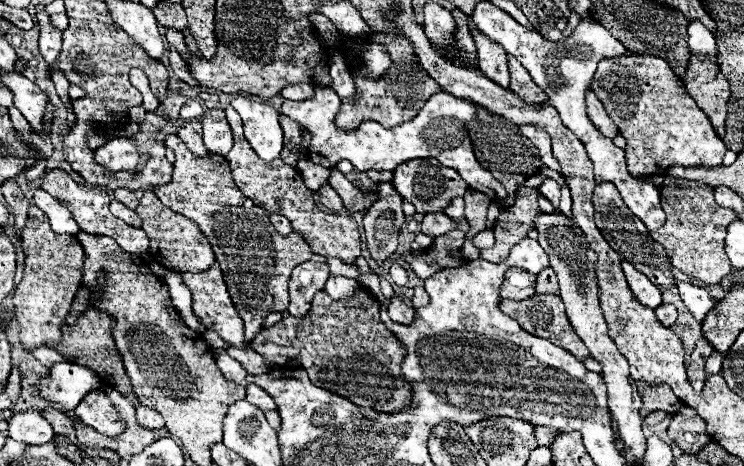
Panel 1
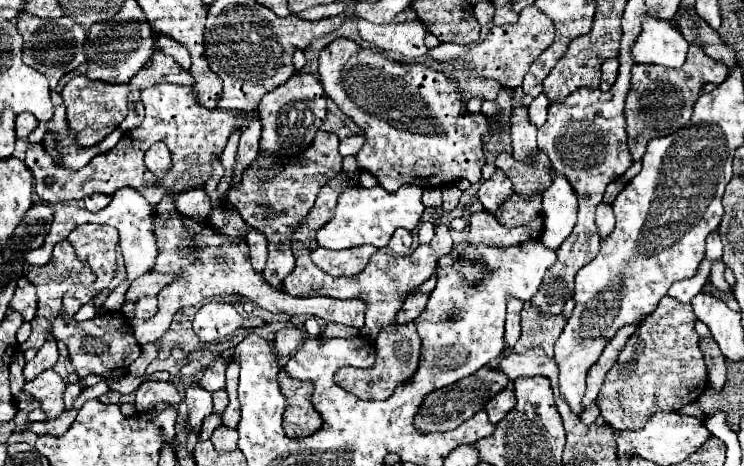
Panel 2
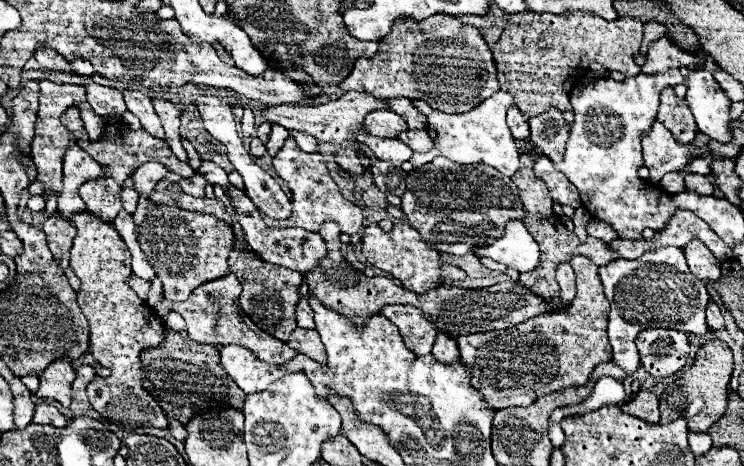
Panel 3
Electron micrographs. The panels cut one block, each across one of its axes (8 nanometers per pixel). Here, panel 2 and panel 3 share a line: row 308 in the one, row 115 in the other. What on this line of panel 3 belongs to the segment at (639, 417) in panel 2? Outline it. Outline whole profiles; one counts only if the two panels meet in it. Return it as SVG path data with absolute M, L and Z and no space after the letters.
M674 86L664 88L660 94L660 108L656 112L656 120L662 122L678 144L690 144L696 136L696 122L688 108L686 100L678 100L674 94Z

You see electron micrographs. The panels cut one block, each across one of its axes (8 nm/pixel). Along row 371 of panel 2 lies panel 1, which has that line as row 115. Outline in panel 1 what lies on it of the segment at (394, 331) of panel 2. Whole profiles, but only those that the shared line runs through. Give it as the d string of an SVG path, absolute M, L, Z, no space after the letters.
M370 32L366 38L342 36L342 38L338 38L338 48L340 50L348 50L350 42L362 42L362 44L364 42L380 42L380 44L384 44L388 48L390 56L392 56L392 66L390 66L388 74L384 78L376 80L376 82L364 80L364 78L354 78L354 82L356 82L356 100L354 102L342 102L340 114L336 118L336 124L340 124L340 128L352 130L352 128L356 128L356 124L360 120L366 120L366 118L372 118L372 120L384 124L386 128L398 126L402 122L412 120L422 110L422 106L428 100L428 96L440 92L440 86L428 74L422 72L420 64L416 64L414 48L412 48L412 44L408 40Z

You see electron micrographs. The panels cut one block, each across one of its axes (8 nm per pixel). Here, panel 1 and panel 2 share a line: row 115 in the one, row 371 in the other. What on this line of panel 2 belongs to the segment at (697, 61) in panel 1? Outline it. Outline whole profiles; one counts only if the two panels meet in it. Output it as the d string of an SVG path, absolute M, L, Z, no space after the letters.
M708 338L708 340L700 340L700 350L704 354L704 362L706 362L706 372L708 372L708 388L720 392L720 388L724 388L726 384L726 364L724 364L724 356L718 348L718 344Z

